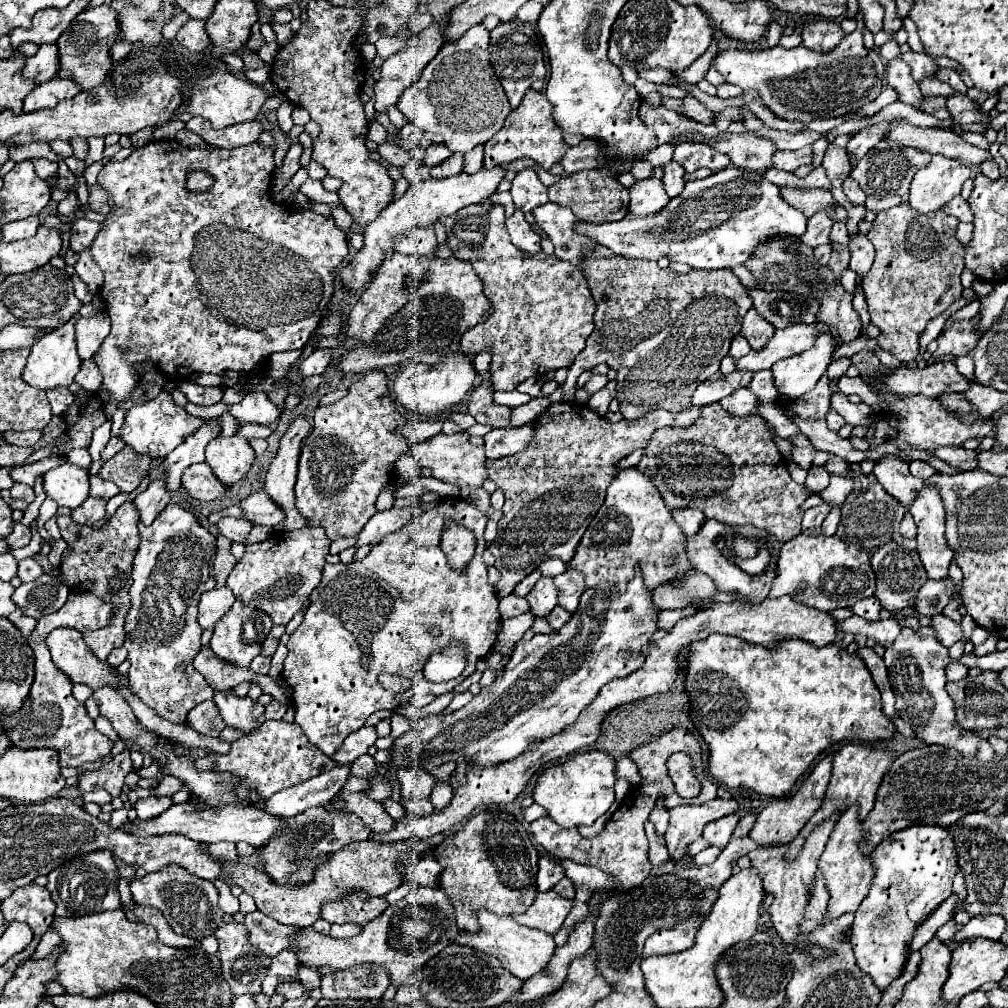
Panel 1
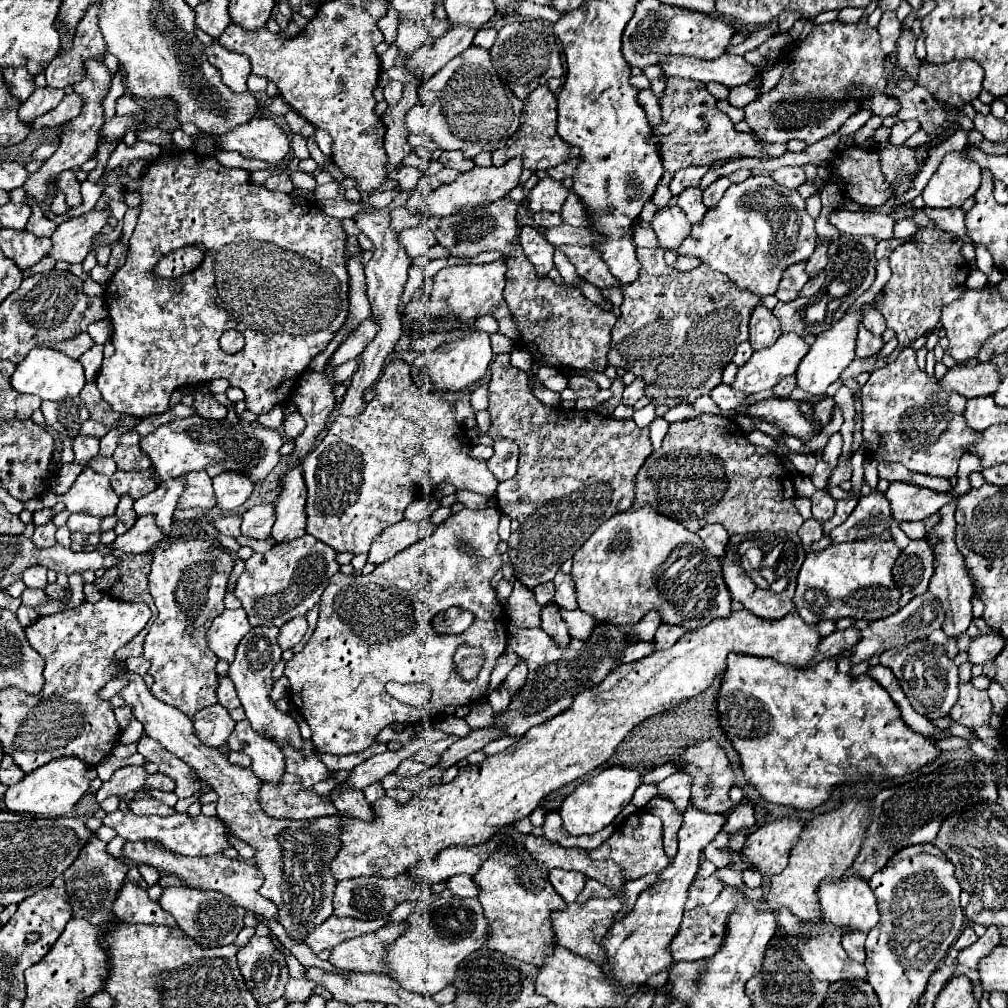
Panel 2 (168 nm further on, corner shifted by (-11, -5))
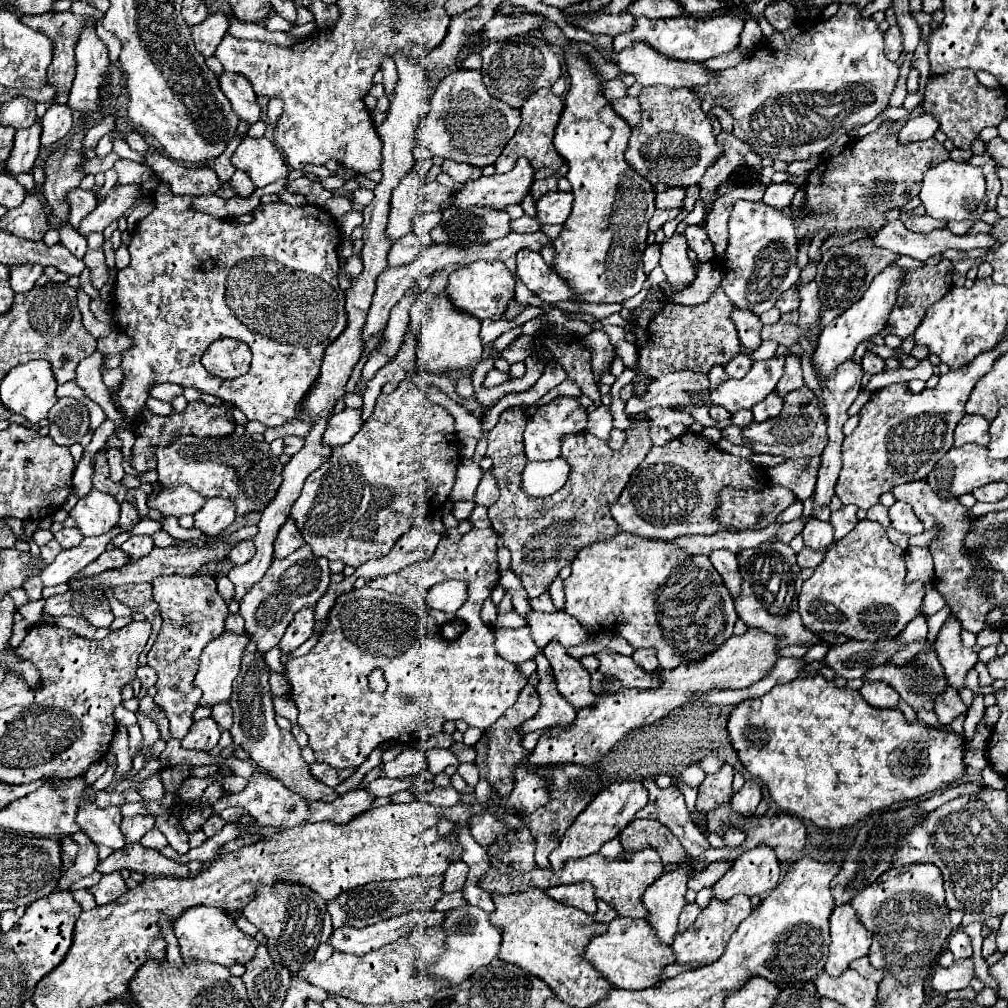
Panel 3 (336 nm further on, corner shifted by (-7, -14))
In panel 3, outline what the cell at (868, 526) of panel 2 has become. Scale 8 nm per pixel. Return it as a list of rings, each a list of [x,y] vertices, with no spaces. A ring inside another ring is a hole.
[[[804,548],[802,552],[798,552],[798,566],[810,566],[810,568],[816,568],[822,560],[824,560],[824,556],[826,556],[826,552],[828,550],[814,550],[814,548]]]

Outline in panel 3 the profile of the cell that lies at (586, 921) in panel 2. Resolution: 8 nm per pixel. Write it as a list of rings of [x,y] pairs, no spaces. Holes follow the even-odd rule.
[[[614,918],[604,934],[596,934],[584,948],[584,960],[598,970],[612,986],[640,990],[660,982],[660,972],[666,964],[674,962],[670,946],[656,942],[656,932],[644,918]]]

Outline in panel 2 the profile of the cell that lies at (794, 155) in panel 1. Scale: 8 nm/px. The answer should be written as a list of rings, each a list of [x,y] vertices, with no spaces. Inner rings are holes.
[[[780,167],[778,171],[772,173],[772,179],[788,189],[796,189],[806,181],[802,167]]]

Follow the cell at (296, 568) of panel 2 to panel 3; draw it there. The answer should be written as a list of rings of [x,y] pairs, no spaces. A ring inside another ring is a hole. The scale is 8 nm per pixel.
[[[302,546],[282,560],[274,560],[266,570],[264,578],[254,584],[240,602],[240,616],[246,622],[248,636],[258,644],[258,650],[264,654],[276,646],[292,622],[294,614],[302,608],[310,608],[326,592],[330,584],[328,560],[314,556],[310,546]]]

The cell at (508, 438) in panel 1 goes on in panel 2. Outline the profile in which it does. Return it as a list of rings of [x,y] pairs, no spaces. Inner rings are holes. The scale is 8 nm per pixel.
[[[496,441],[494,443],[494,455],[488,459],[488,469],[498,481],[508,481],[512,475],[516,475],[518,465],[518,445],[514,441]]]

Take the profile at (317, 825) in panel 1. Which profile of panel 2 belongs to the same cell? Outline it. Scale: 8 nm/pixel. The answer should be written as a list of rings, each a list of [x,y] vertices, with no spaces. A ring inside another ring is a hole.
[[[122,671],[118,677],[130,679],[128,687],[120,691],[128,705],[134,705],[134,717],[144,725],[144,733],[158,741],[166,751],[174,753],[178,759],[184,759],[198,777],[204,779],[218,793],[218,819],[224,821],[226,829],[252,845],[256,849],[254,861],[264,875],[264,885],[260,893],[276,903],[278,921],[286,929],[288,937],[294,943],[304,943],[304,937],[324,923],[332,915],[332,895],[336,881],[330,873],[330,861],[340,849],[340,817],[318,817],[318,819],[274,819],[264,815],[260,807],[260,779],[254,777],[252,769],[232,765],[228,757],[214,747],[206,747],[198,741],[192,729],[192,721],[180,713],[176,707],[166,705],[152,697],[144,679],[136,673]]]

